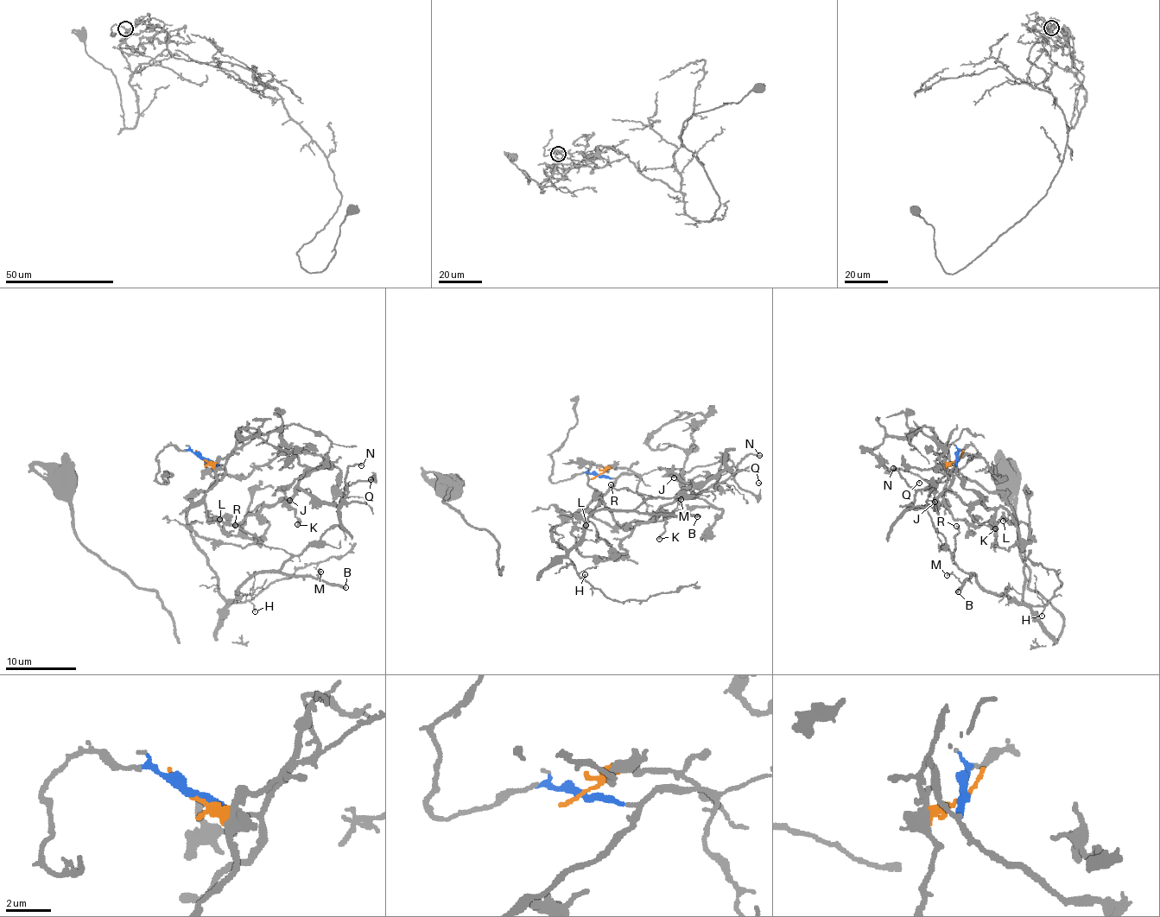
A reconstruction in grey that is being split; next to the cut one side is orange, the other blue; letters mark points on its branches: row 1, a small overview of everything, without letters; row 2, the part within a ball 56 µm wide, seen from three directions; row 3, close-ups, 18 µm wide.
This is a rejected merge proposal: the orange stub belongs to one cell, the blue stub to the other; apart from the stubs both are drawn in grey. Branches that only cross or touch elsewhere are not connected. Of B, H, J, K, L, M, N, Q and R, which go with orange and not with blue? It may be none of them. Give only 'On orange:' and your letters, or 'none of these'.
On orange: J, K, L, N, Q

